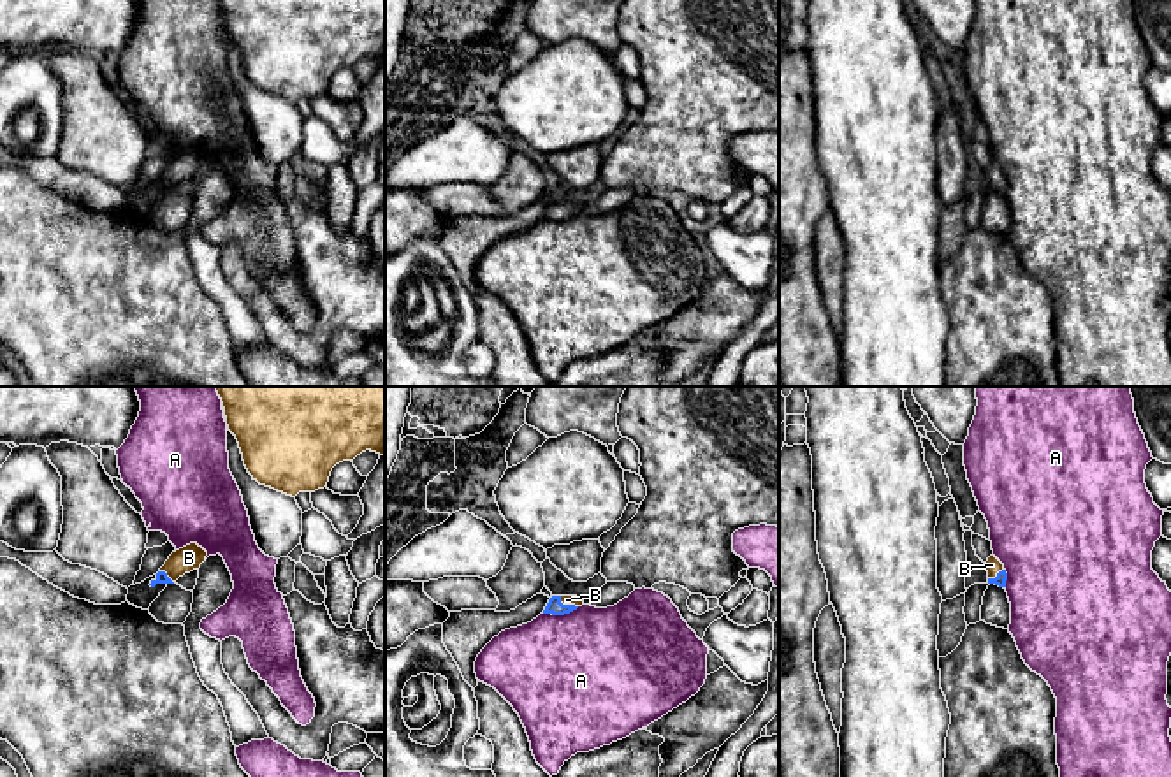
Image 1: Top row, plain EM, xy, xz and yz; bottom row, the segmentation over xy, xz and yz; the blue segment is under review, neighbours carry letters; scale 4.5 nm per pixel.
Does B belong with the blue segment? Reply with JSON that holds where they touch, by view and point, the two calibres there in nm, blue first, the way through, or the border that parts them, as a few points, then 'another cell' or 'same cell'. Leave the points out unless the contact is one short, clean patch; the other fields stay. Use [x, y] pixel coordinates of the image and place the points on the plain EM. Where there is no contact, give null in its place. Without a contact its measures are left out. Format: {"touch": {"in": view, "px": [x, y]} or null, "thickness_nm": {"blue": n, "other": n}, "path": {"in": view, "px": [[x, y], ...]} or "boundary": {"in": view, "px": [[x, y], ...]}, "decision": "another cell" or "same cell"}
{"touch": {"in": "xz", "px": [567, 211]}, "thickness_nm": {"blue": 70, "other": 50}, "path": {"in": "xz", "px": [[554, 211], [567, 211], [567, 206]]}, "decision": "same cell"}

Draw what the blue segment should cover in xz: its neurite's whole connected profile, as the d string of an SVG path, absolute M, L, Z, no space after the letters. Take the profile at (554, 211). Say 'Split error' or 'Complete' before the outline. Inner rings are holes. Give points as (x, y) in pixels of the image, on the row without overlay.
Split error. M552 202L543 220L564 221L564 220L577 216L582 211L584 207L578 206L577 202Z

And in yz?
Split error. M995 162L988 163L985 174L988 178L988 190L1006 193L1007 179L1004 176L1004 171Z

